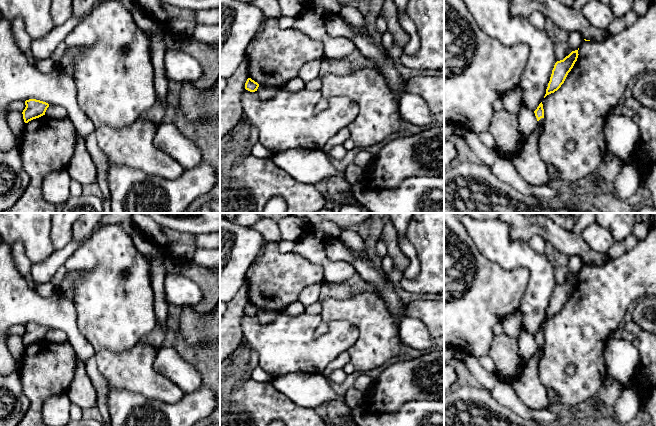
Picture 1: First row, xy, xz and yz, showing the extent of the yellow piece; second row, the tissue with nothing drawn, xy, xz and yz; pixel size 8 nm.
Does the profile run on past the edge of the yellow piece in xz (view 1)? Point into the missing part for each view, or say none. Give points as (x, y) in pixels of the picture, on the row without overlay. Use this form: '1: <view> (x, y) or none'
1: none

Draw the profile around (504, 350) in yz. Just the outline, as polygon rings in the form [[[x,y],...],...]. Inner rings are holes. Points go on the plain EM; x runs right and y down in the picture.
[[[504,333],[495,335],[488,356],[494,362],[497,378],[507,380],[509,383],[519,379],[519,375],[525,367],[525,362],[520,357],[517,338]]]

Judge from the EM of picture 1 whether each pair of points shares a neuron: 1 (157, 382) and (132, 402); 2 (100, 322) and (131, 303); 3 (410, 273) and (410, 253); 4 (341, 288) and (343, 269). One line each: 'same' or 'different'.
1: different
2: same
3: same
4: different

